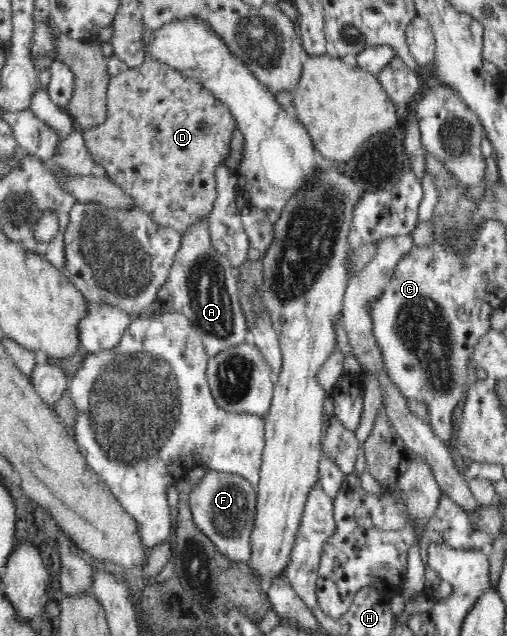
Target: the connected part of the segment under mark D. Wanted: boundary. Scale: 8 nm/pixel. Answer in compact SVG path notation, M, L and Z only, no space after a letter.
M150 50L145 51L138 66L109 79L106 106L106 121L92 129L81 130L85 151L94 159L95 165L102 167L108 178L133 196L136 204L158 225L171 227L182 234L190 225L207 219L217 197L214 170L230 153L232 133L237 129L230 107L197 78L162 62Z

